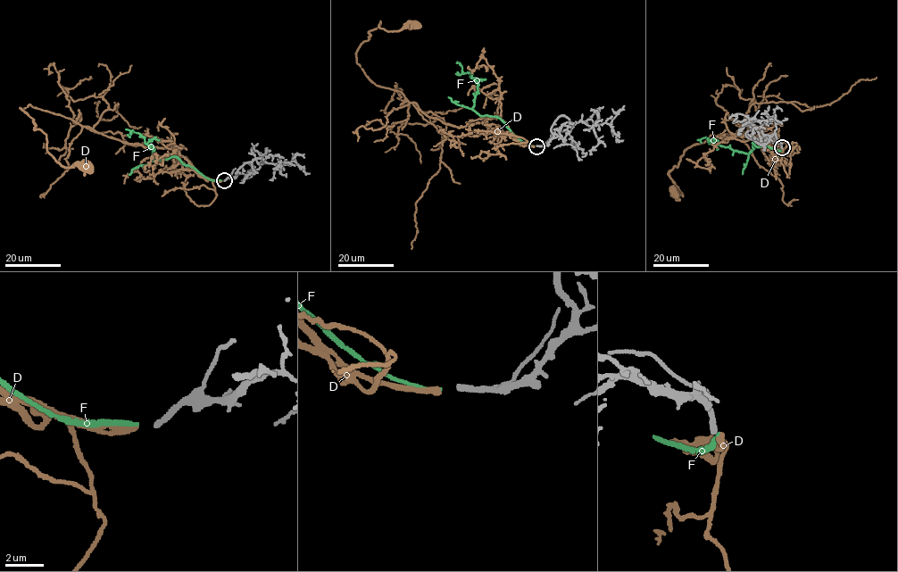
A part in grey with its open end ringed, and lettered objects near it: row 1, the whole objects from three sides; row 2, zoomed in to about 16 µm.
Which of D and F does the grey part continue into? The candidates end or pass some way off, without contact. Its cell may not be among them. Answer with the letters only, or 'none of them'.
D

